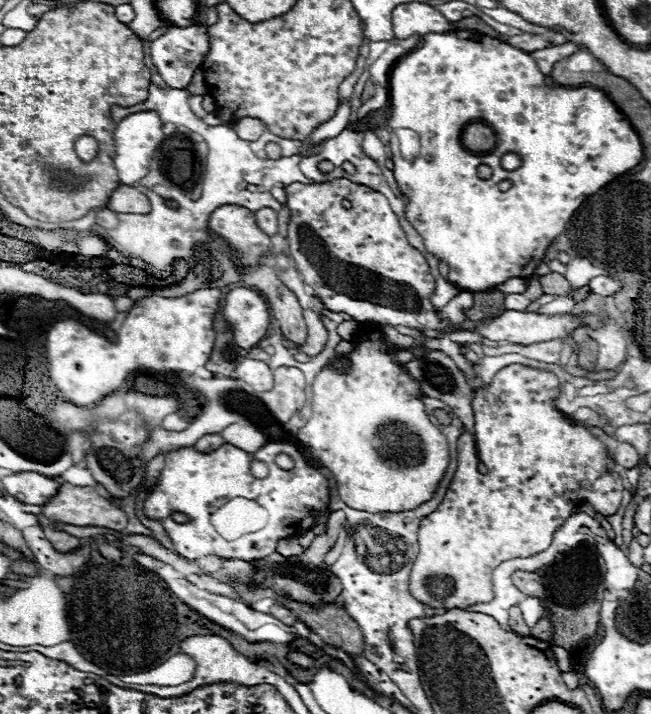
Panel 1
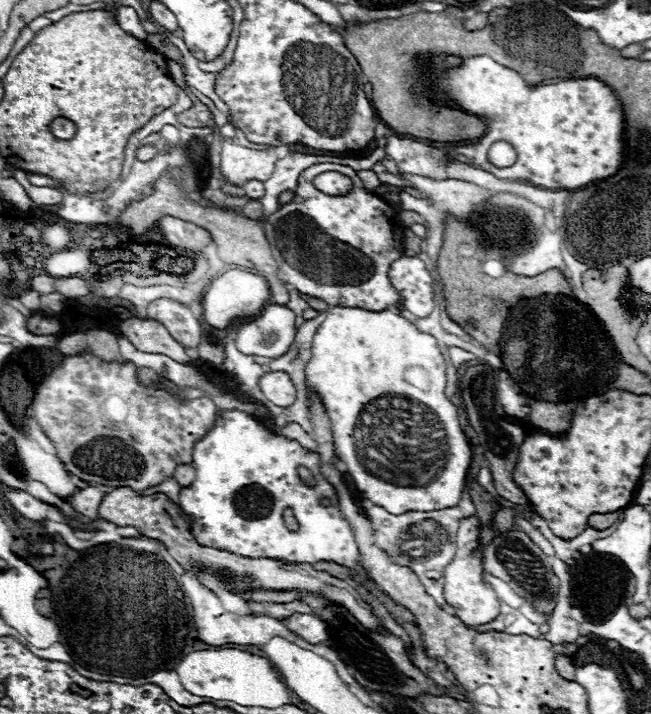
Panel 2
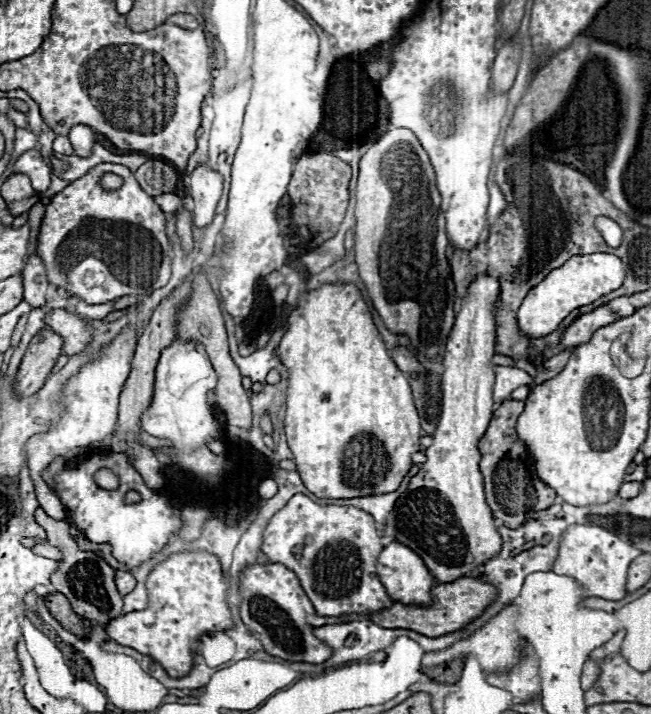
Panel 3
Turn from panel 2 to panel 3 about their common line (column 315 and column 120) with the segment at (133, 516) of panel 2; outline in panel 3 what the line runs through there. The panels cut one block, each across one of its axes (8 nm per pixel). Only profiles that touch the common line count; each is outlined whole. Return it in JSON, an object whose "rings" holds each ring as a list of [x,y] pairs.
{"rings":[[[116,570],[116,586],[118,586],[120,594],[128,594],[136,586],[136,580],[134,580],[134,576],[130,572]]]}

